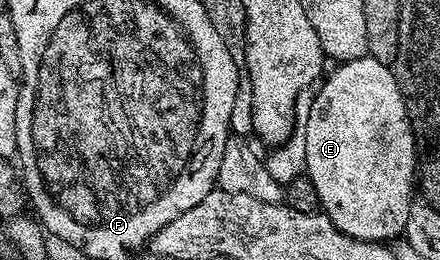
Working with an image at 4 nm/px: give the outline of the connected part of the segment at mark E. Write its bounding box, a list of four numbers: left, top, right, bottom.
[305,55,416,243]

